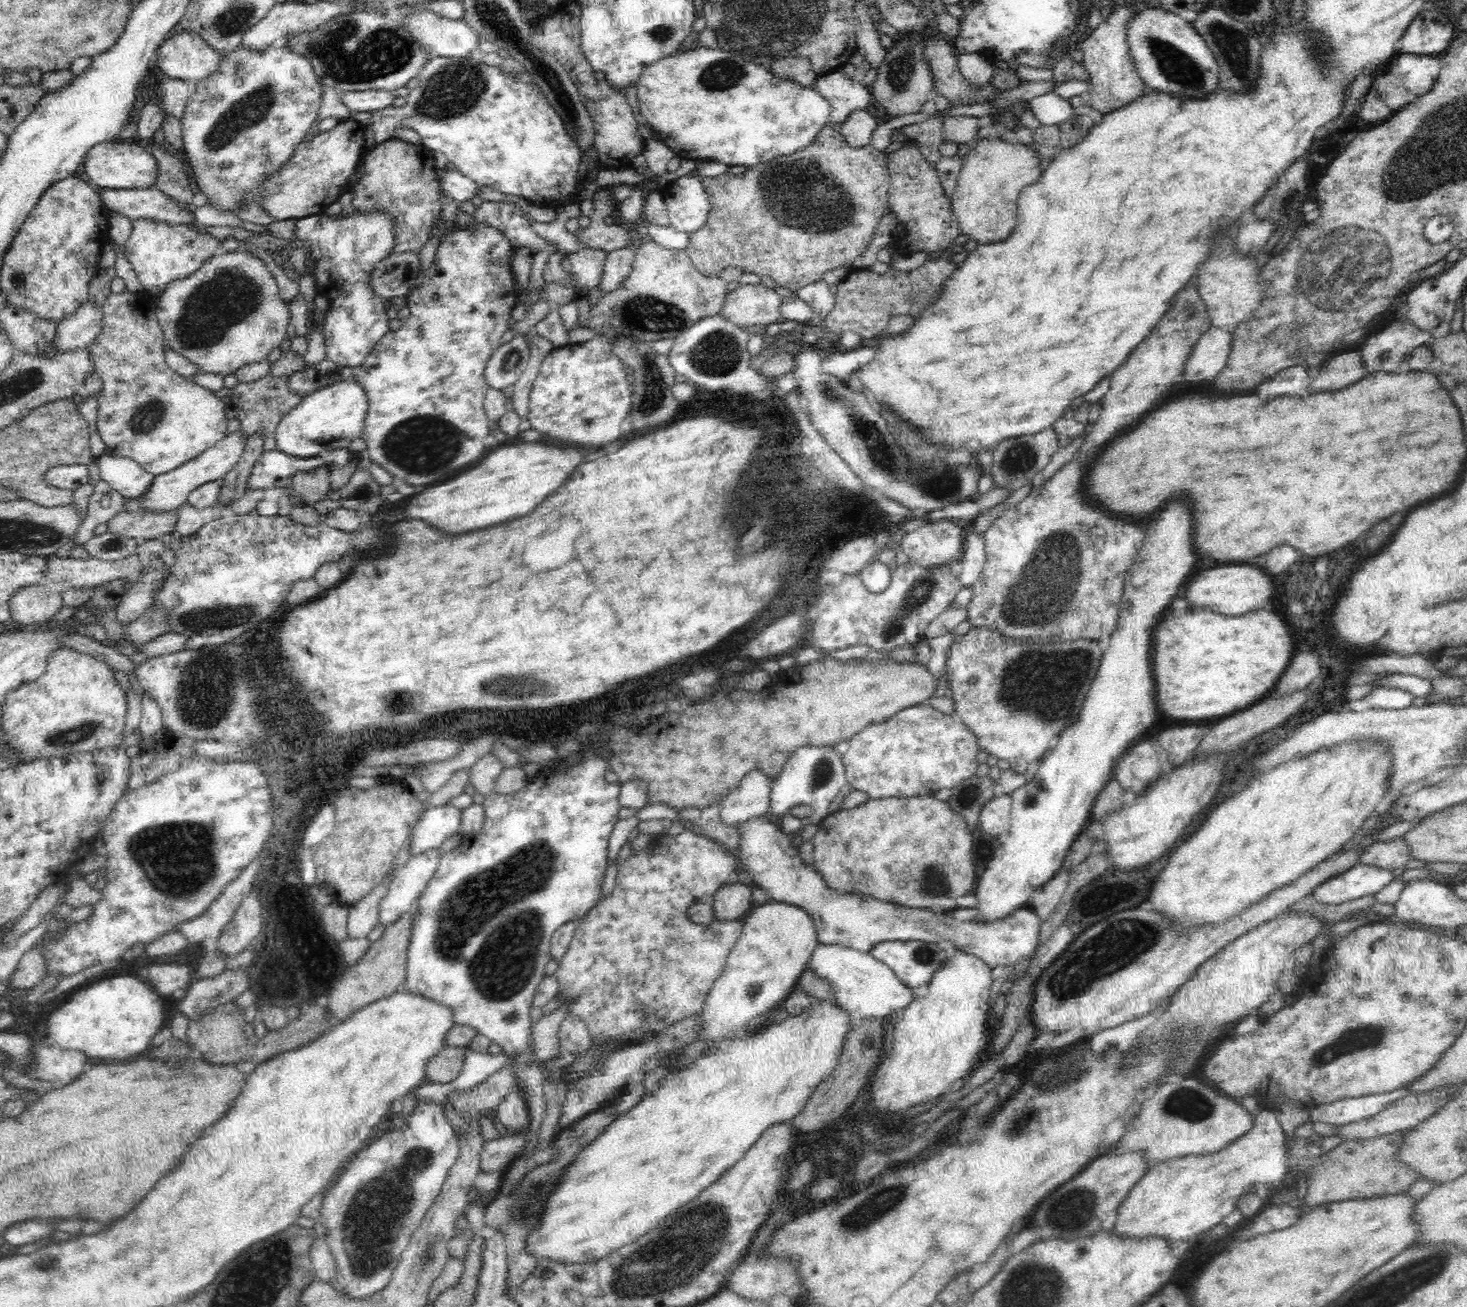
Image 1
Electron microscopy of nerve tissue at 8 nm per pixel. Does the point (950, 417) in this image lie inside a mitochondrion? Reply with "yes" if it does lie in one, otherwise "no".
no

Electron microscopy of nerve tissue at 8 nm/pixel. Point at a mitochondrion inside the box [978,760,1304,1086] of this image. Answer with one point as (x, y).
(1125, 941)

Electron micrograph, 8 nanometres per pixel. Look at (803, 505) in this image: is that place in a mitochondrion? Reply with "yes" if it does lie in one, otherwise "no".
no

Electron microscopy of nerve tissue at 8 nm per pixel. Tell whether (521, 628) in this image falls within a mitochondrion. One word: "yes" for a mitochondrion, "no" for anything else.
no

